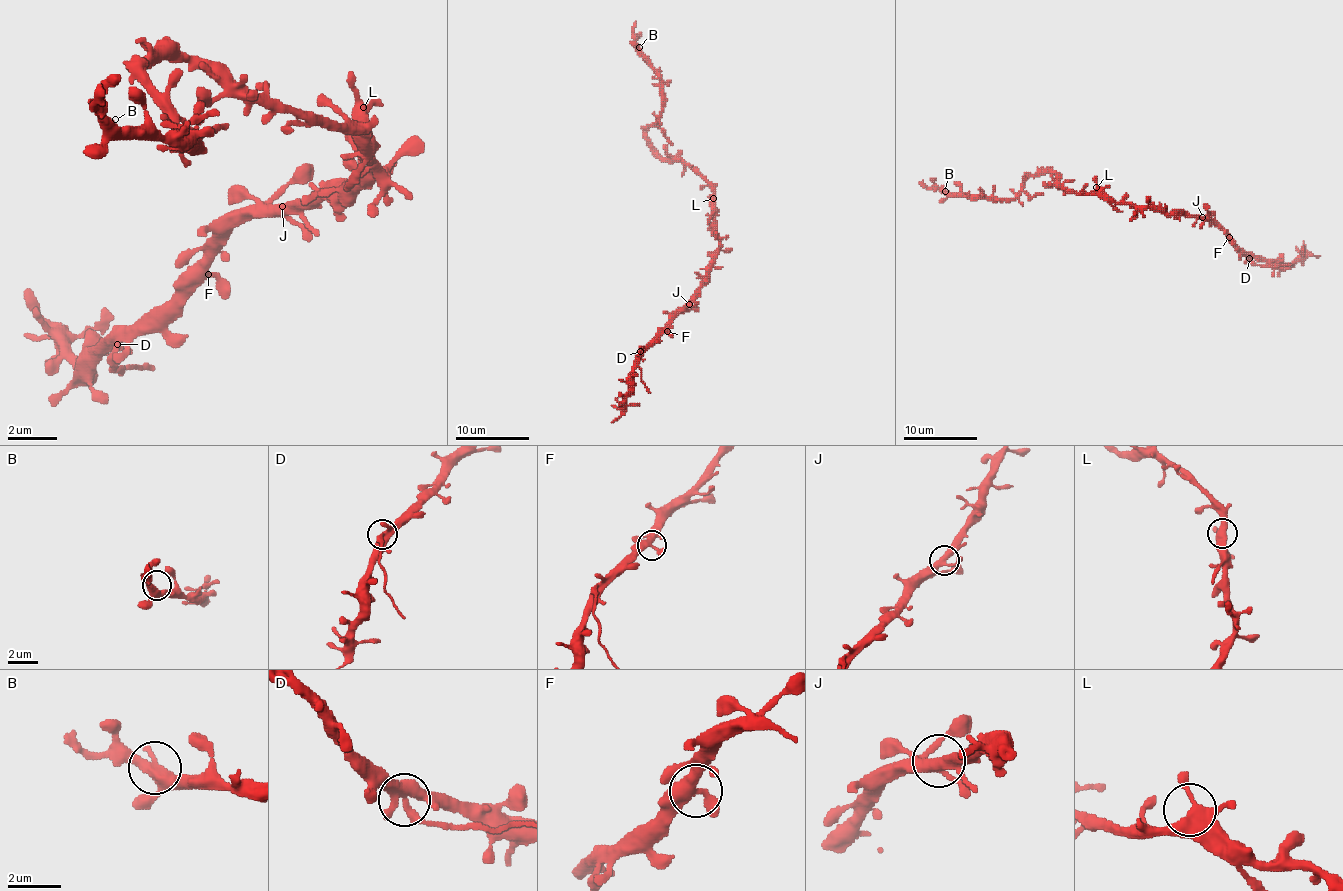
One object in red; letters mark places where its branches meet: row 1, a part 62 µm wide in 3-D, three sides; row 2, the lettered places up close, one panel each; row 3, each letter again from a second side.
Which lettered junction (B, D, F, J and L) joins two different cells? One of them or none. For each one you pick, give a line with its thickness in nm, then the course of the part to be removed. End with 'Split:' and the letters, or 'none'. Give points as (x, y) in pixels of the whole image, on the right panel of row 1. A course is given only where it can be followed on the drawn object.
D: 440 nm | (1250, 258), (1257, 265), (1290, 265)
Split: D

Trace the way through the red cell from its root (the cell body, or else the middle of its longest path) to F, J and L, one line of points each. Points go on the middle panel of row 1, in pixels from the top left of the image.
F: (715, 213), (719, 254), (709, 270), (709, 278), (698, 294), (672, 320), (667, 331)
J: (715, 213), (719, 254), (709, 270), (709, 278), (689, 304)
L: (715, 213), (713, 198)

